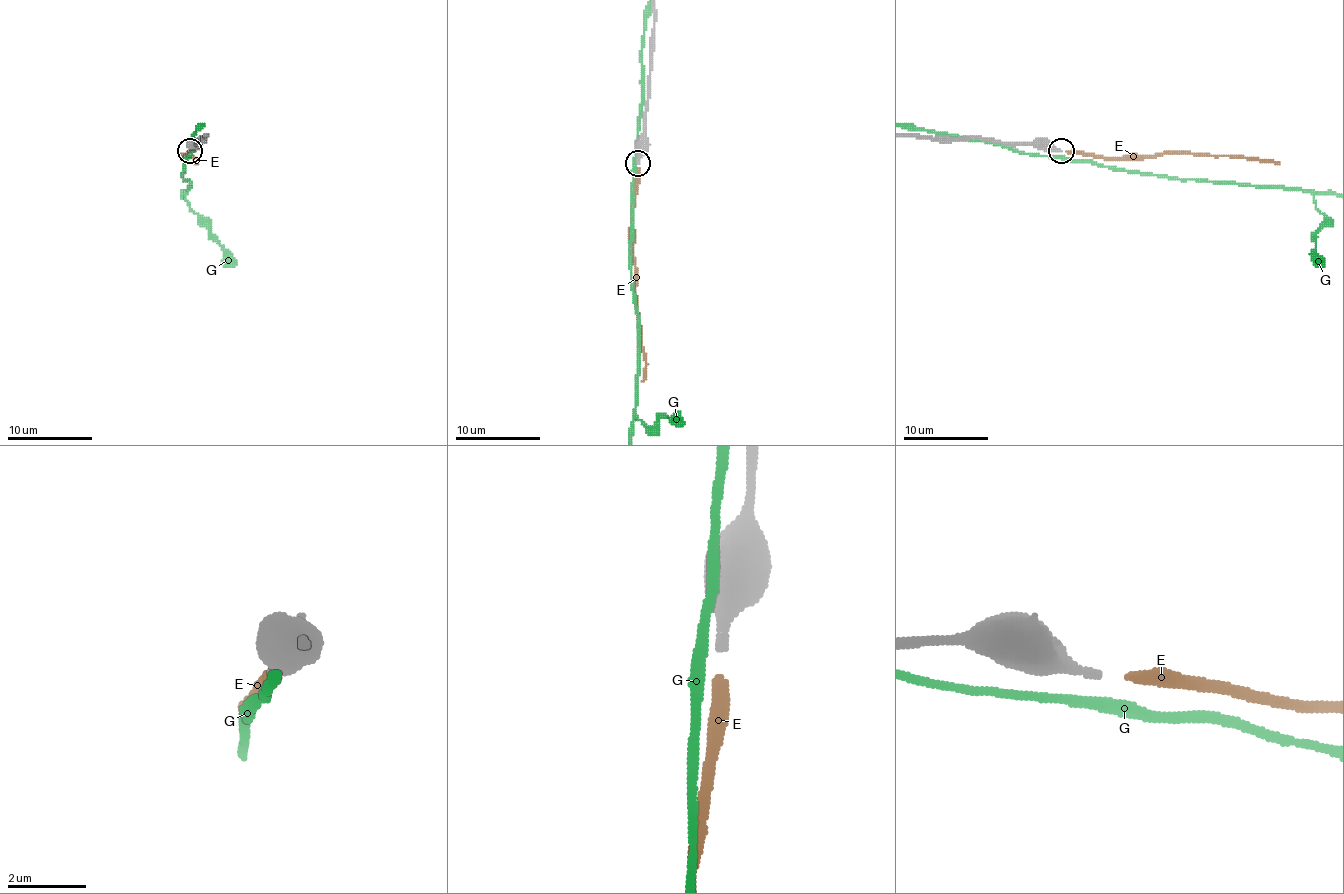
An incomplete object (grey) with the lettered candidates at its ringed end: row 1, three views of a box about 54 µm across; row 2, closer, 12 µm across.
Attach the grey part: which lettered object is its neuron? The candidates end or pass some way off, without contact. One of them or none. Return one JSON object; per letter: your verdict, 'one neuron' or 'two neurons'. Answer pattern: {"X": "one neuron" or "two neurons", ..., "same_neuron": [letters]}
{"E": "one neuron", "G": "two neurons", "same_neuron": ["E"]}

